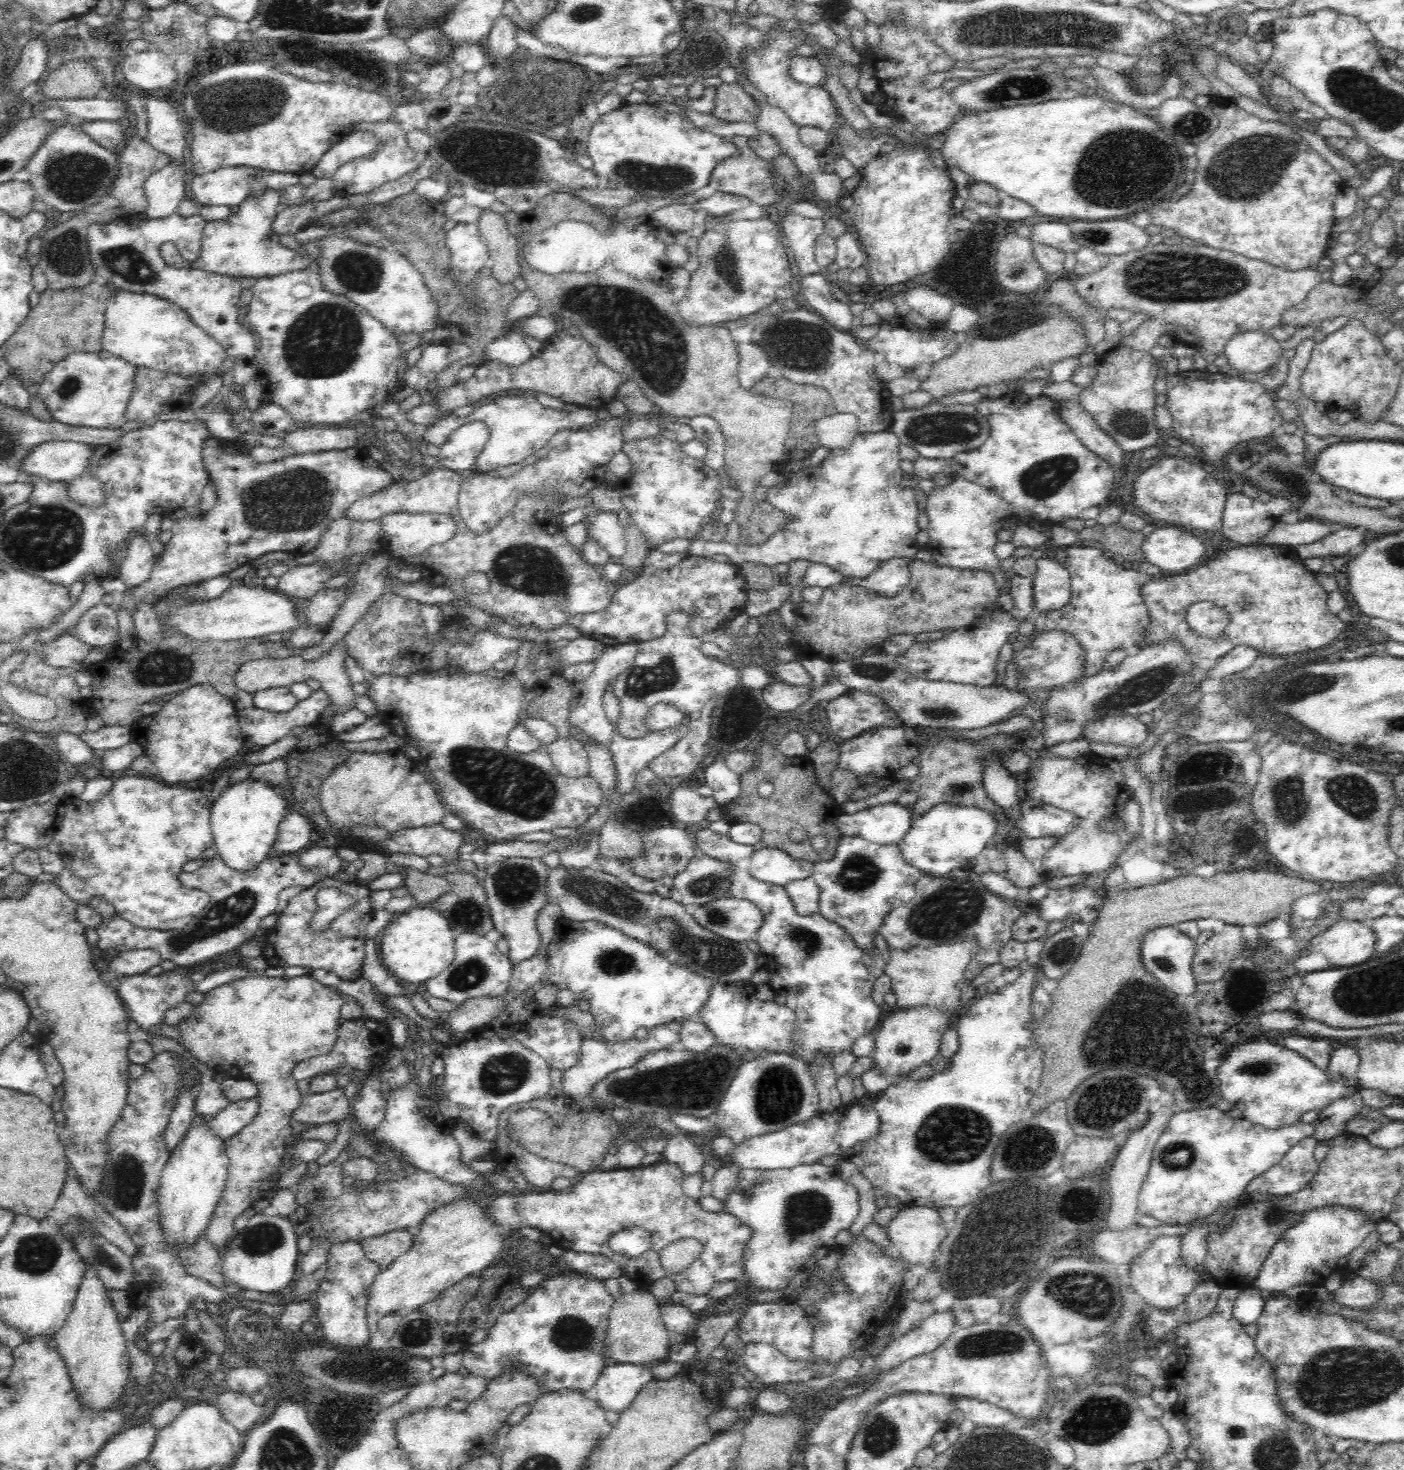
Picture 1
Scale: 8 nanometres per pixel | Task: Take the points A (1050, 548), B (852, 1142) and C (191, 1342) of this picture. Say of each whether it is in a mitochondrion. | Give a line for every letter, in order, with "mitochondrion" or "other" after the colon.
A: other
B: other
C: other

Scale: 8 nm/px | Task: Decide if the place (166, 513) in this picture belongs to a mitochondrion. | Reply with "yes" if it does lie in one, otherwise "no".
no

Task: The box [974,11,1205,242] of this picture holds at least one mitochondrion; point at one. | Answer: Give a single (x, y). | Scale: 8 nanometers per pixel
(1122, 168)

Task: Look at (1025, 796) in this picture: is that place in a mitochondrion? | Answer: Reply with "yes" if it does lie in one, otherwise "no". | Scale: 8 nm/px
no

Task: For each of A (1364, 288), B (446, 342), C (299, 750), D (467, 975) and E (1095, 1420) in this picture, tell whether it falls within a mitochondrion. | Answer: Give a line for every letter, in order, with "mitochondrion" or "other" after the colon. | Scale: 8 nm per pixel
A: other
B: other
C: other
D: mitochondrion
E: mitochondrion

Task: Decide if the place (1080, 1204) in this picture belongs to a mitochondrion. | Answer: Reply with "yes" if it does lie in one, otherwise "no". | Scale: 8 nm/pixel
no

